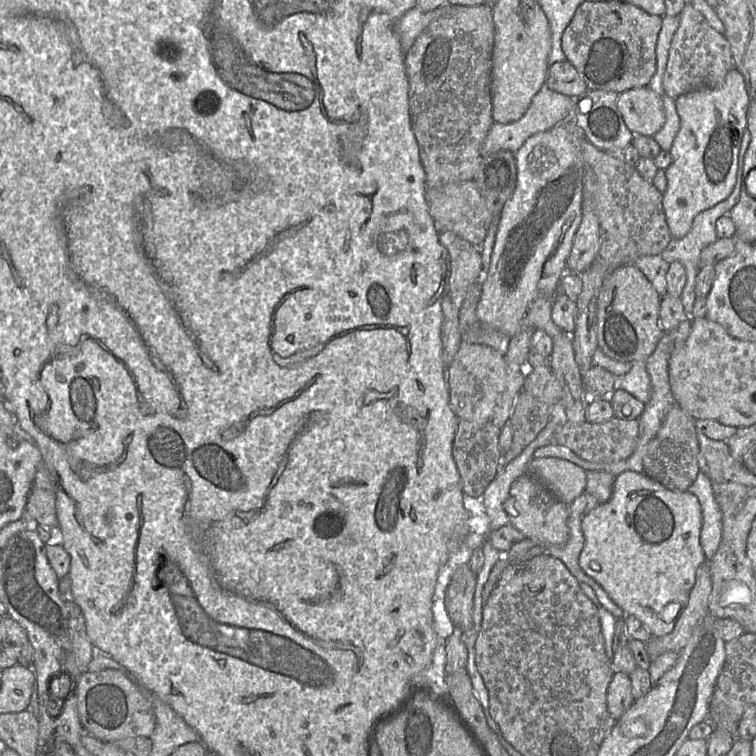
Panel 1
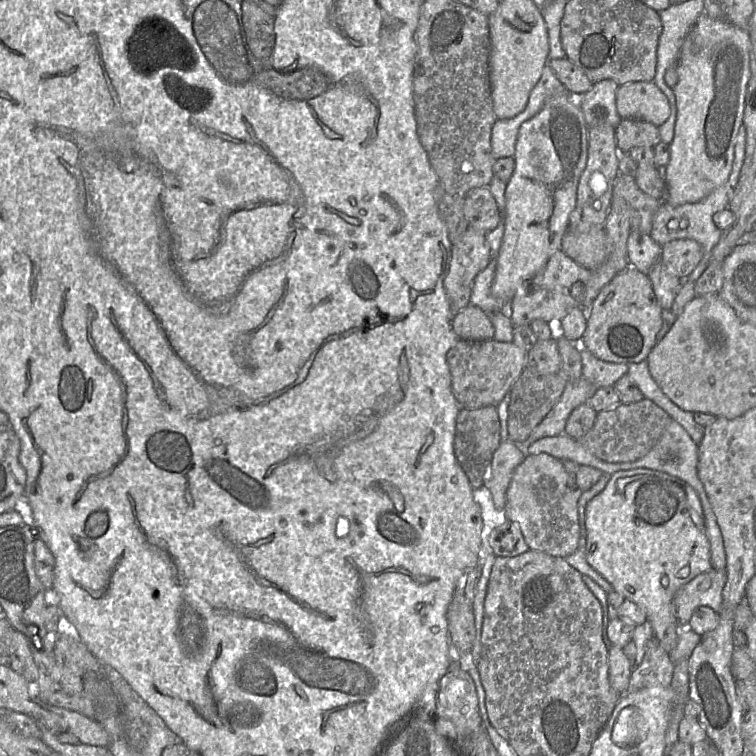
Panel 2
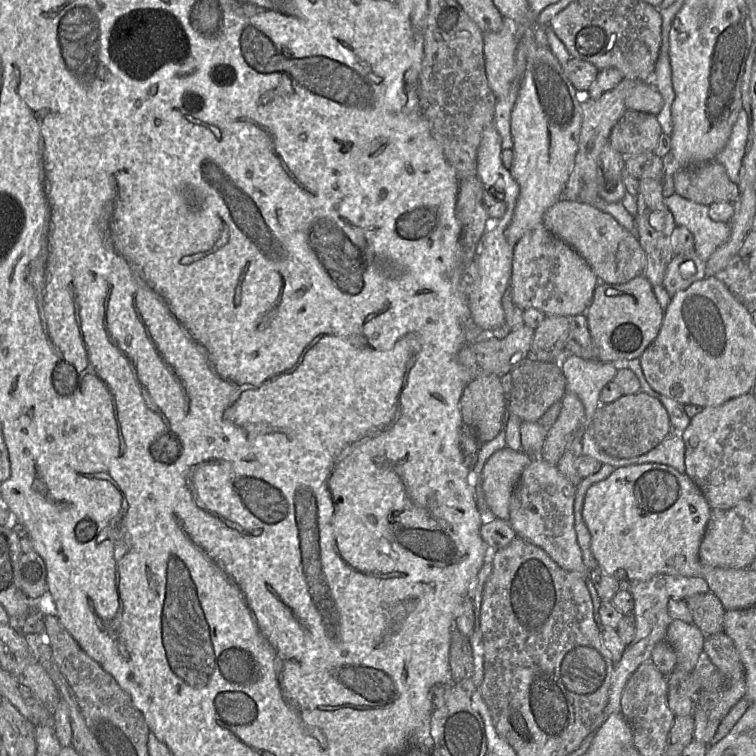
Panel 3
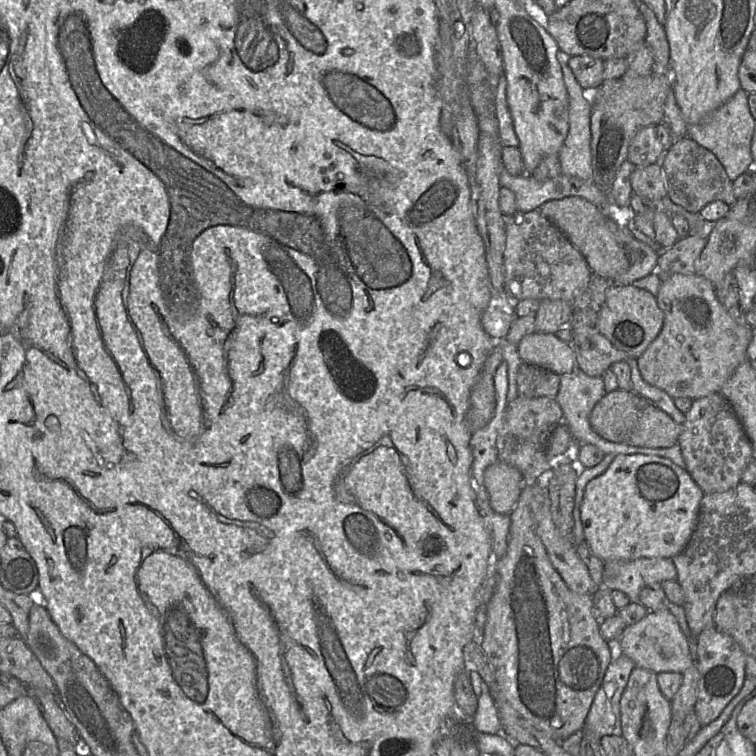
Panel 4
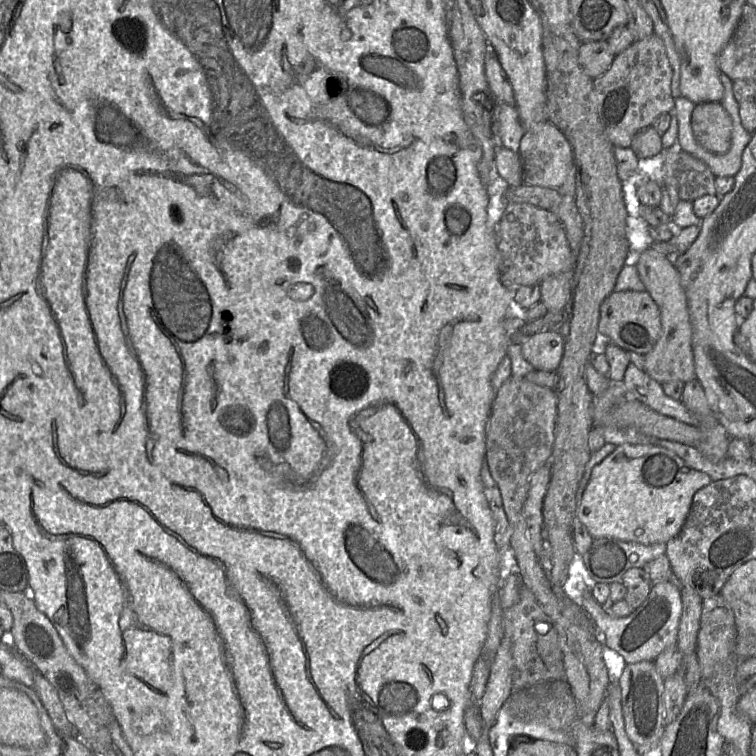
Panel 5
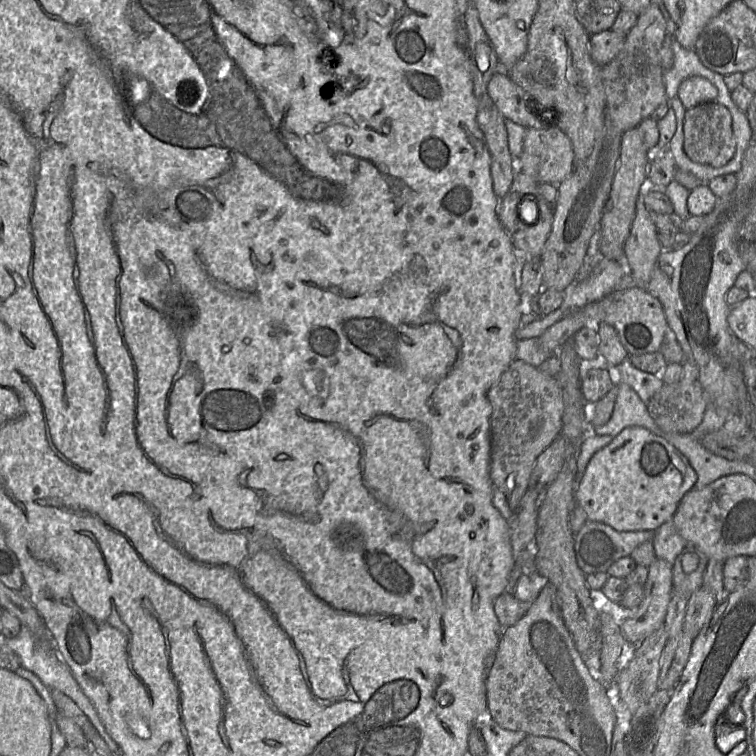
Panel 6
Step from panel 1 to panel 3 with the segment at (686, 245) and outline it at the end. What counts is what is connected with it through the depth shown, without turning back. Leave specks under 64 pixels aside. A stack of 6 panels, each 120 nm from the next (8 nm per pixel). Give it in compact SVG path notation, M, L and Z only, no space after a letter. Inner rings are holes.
M742 109L733 125L726 146L718 153L716 160L724 166L729 179L738 184L742 161L749 134L749 119ZM673 194L663 199L672 213L676 226L686 227L694 236L694 249L700 259L707 261L711 254L730 237L730 222L717 222L709 217L709 206L698 204Z

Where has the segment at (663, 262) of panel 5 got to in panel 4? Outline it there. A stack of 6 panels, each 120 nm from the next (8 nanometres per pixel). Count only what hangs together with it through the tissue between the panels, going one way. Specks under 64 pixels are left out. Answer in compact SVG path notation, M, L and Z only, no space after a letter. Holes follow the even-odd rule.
M673 274L662 278L656 299L664 319L658 336L637 359L644 381L665 391L671 398L687 397L695 400L720 393L737 367L748 359L747 349L754 329L737 323L719 301L715 285L696 274Z

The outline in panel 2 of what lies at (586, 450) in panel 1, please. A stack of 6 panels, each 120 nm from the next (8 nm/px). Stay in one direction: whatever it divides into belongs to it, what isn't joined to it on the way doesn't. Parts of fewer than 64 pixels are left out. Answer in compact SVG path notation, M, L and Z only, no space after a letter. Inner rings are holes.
M646 398L631 404L619 403L609 410L598 412L590 431L576 441L604 462L634 462L650 452L671 419L664 410Z

